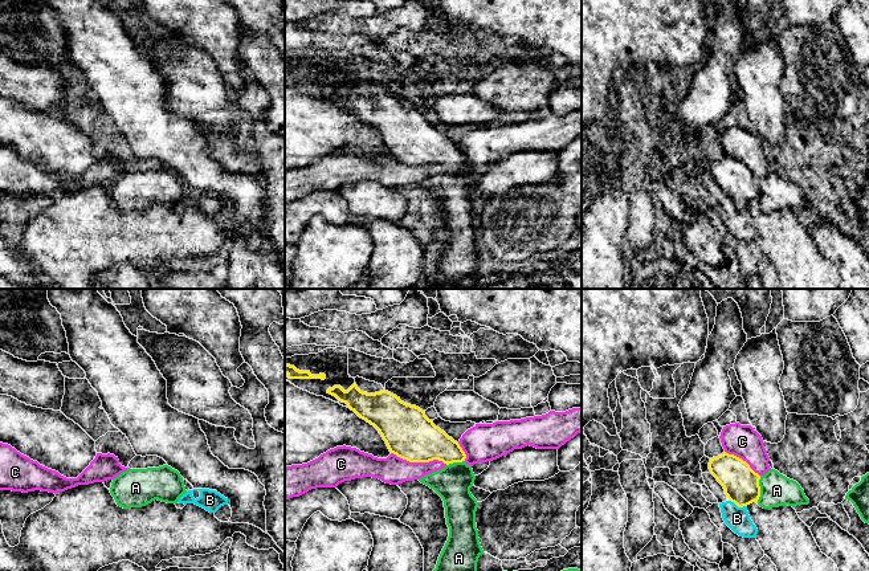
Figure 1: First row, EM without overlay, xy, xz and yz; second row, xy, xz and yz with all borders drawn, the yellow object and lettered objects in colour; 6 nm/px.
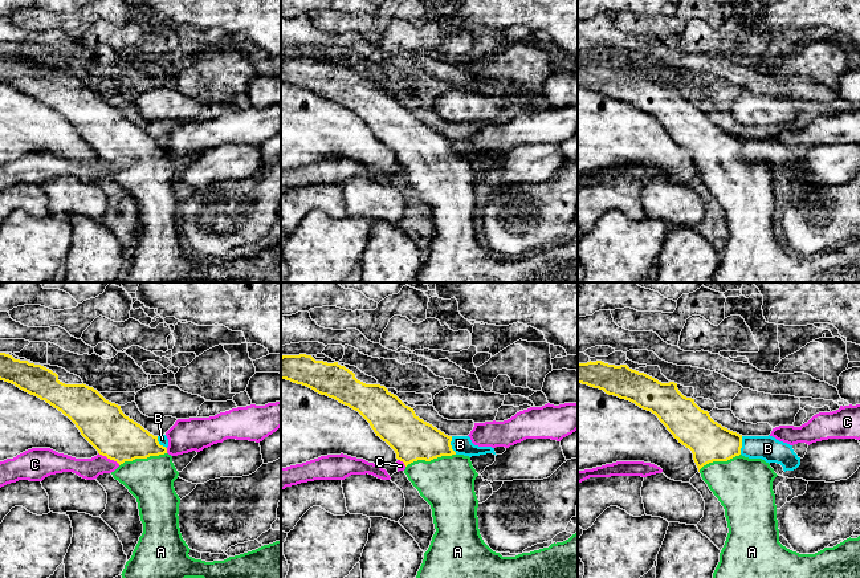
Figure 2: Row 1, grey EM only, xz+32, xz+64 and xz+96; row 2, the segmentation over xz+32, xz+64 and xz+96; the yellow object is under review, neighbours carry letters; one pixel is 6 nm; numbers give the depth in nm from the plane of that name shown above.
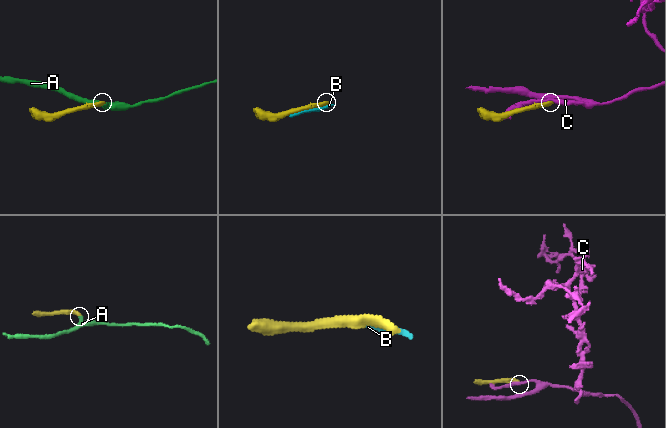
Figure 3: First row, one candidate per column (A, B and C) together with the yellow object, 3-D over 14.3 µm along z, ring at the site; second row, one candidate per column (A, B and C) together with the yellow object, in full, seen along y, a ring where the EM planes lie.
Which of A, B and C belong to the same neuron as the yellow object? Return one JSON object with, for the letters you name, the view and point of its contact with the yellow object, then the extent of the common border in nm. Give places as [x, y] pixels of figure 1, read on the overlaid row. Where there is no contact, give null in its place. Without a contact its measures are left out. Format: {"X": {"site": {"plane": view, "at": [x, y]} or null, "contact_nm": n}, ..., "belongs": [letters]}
{"A": {"site": {"plane": "yz", "at": [759, 489]}, "contact_nm": 170}, "belongs": ["A"]}

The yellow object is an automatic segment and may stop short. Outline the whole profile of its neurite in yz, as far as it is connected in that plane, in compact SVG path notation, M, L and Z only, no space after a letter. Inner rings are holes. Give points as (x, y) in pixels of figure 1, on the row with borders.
M723 452L710 458L710 473L723 486L729 501L738 507L756 502L763 509L808 505L800 485L770 469L764 476L755 473L742 458Z

